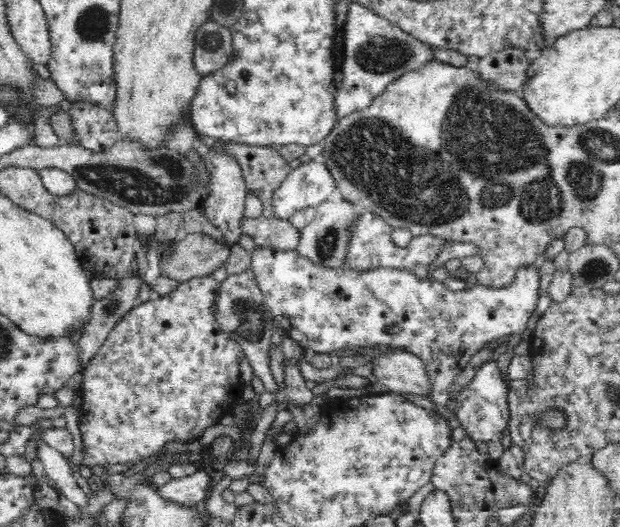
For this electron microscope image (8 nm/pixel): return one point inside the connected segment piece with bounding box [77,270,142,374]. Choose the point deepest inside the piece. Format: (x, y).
(107, 312)

